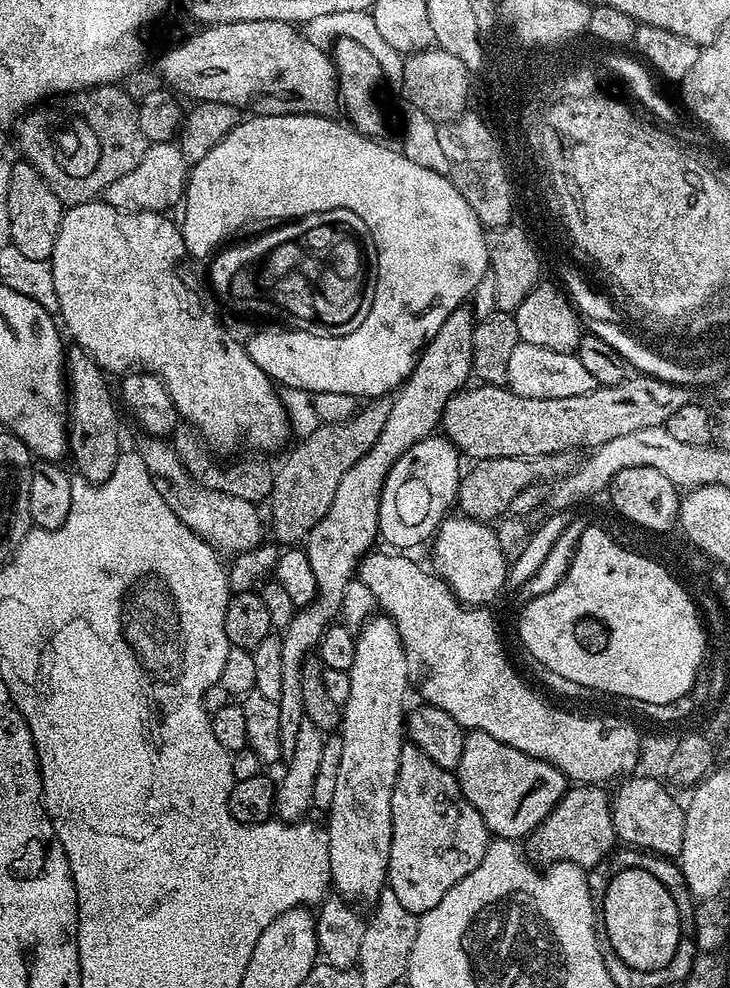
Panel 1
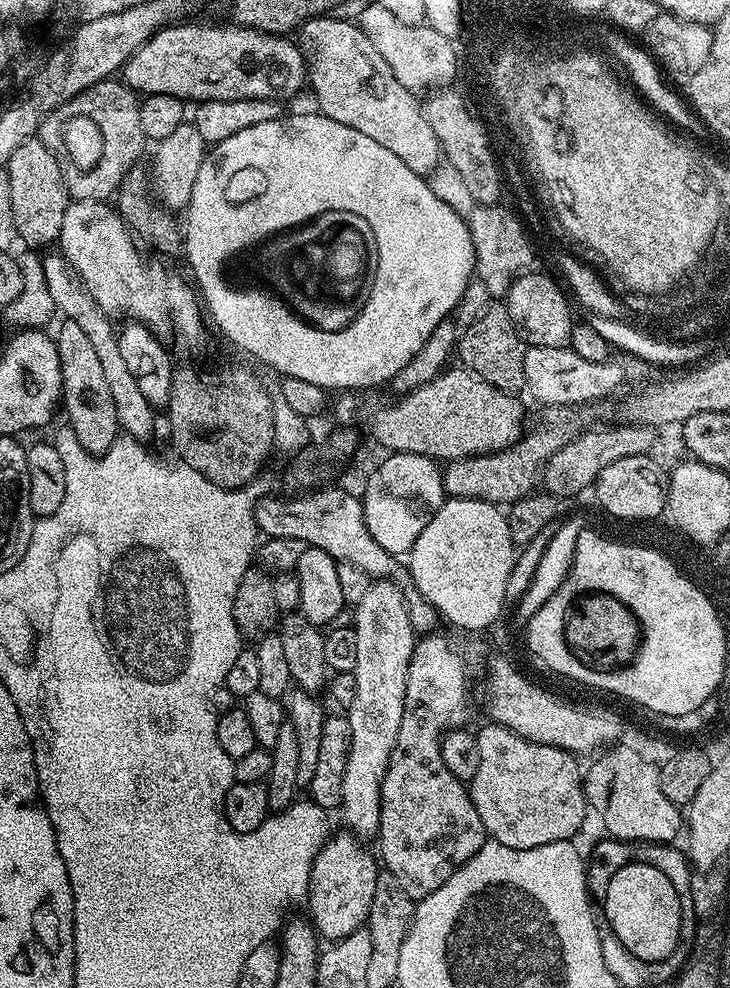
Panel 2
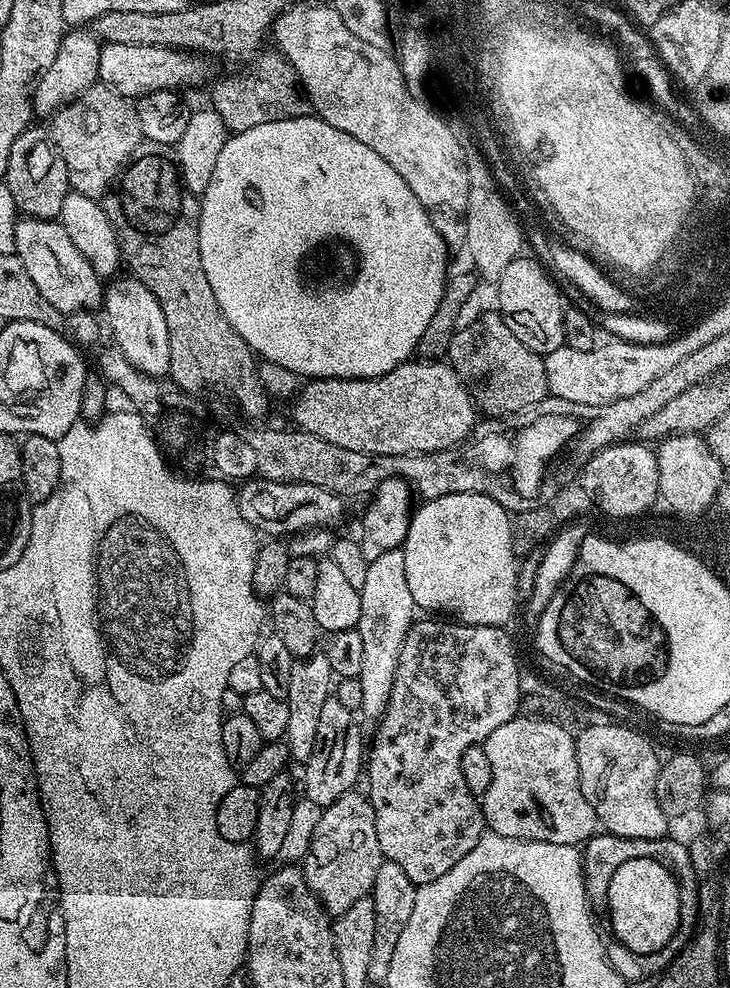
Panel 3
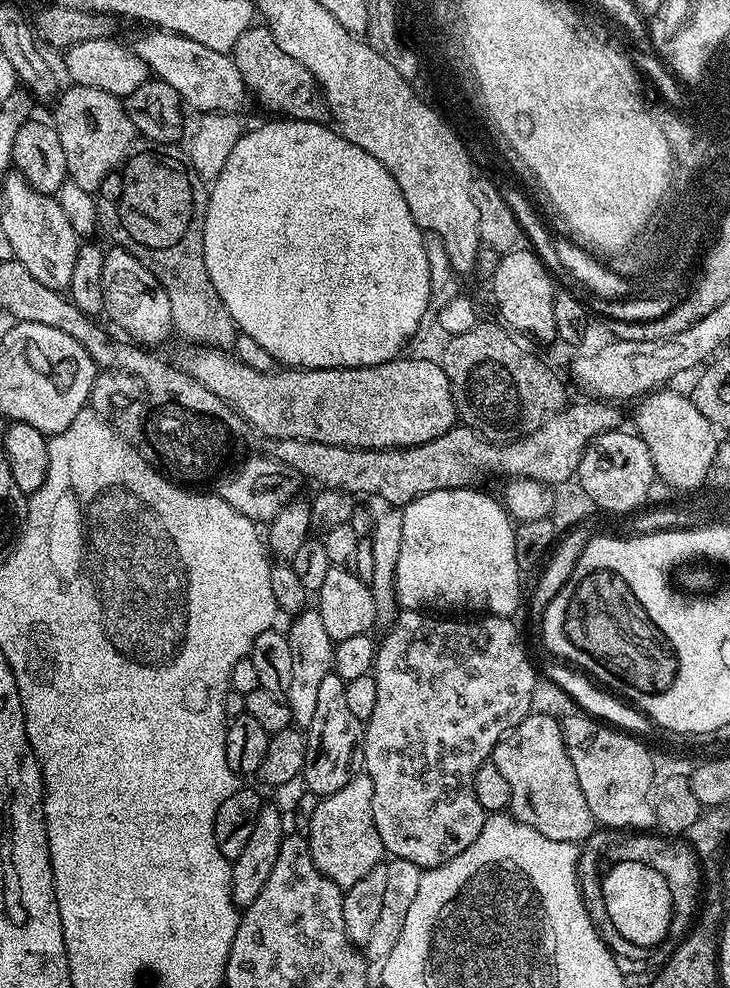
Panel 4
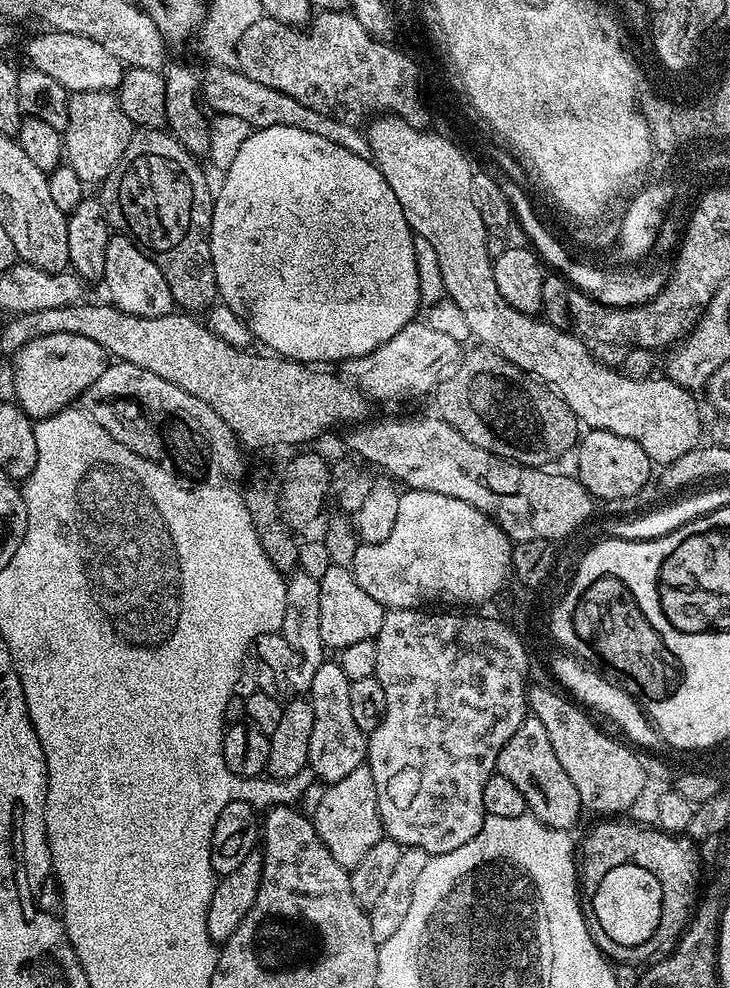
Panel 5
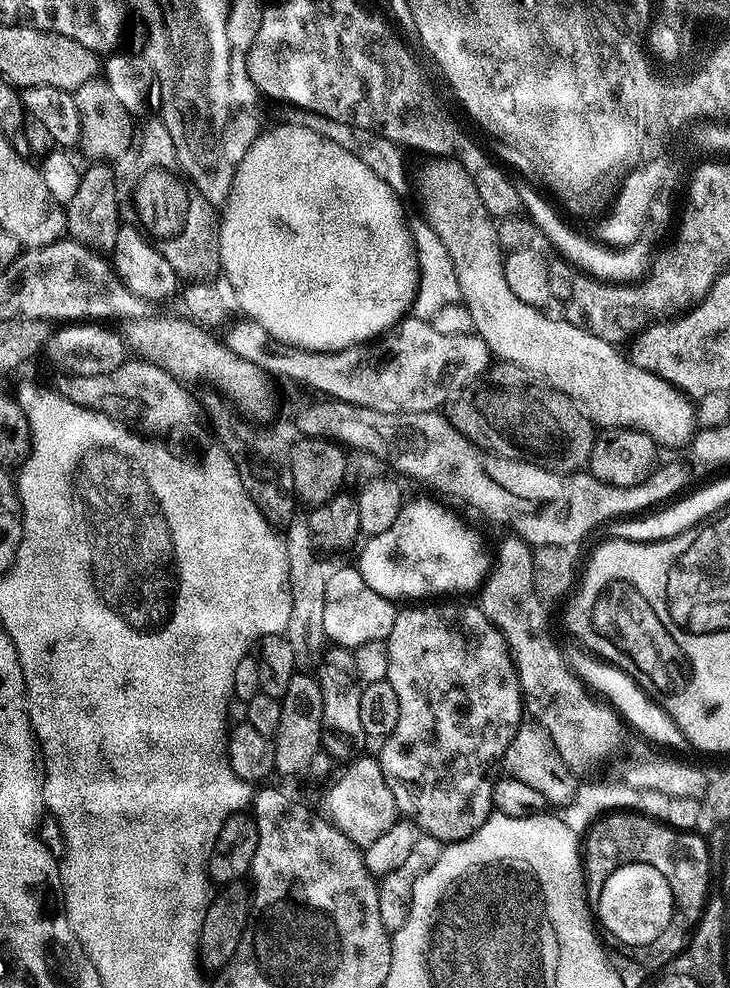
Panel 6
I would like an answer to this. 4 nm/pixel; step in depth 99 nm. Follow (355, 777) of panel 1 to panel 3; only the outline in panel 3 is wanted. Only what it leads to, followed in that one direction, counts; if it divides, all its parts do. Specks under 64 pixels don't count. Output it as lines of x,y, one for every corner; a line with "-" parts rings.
403,547
386,550
378,558
368,561
366,582
362,582
360,589
360,617
355,628
362,634
362,706
360,712
368,715
372,722
379,721
384,715
390,690
394,682
394,670
398,670
398,654
402,650
402,642
406,642
406,634
412,628
414,615
417,611
414,597
410,594
409,583
406,582
406,558

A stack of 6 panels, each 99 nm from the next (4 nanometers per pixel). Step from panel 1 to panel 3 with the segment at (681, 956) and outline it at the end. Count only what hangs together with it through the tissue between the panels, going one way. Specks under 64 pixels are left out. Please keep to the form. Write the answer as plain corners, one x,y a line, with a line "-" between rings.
593,834
589,840
584,841
580,857
588,907
593,910
599,910
599,908
604,910
608,906
610,878
614,878
614,870
618,870
618,866
622,866
622,862
630,862
630,858
650,858
655,860
655,858
660,856
660,859
657,861
662,862
662,866
666,866
666,870
670,870
680,895
680,925
676,927
676,931
680,933
680,936
675,933
674,937
676,940
670,938
670,942
666,942
664,960
673,960
690,942
690,938
696,932
698,917
702,907
700,888
696,885
698,877
694,870
694,862
690,862
688,844
685,841
672,839
643,840
642,838
622,838
621,836
611,834

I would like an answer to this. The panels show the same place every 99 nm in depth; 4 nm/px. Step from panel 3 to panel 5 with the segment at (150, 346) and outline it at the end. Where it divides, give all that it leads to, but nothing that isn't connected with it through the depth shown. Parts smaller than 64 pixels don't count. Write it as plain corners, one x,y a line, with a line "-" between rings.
112,234
106,246
106,270
103,287
108,287
107,299
126,314
135,316
167,316
174,305
170,286
153,262
152,257
127,234

